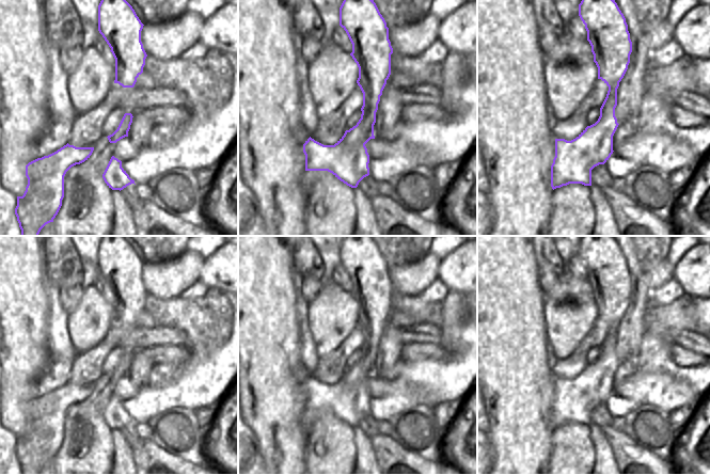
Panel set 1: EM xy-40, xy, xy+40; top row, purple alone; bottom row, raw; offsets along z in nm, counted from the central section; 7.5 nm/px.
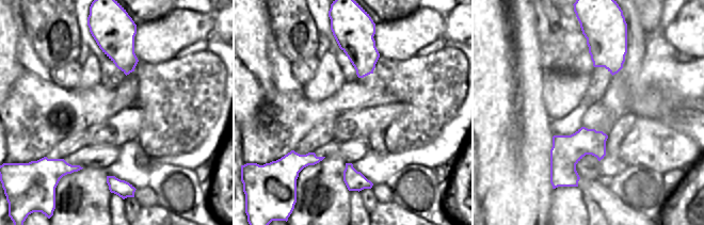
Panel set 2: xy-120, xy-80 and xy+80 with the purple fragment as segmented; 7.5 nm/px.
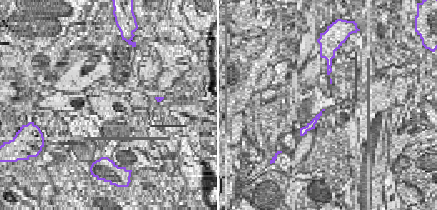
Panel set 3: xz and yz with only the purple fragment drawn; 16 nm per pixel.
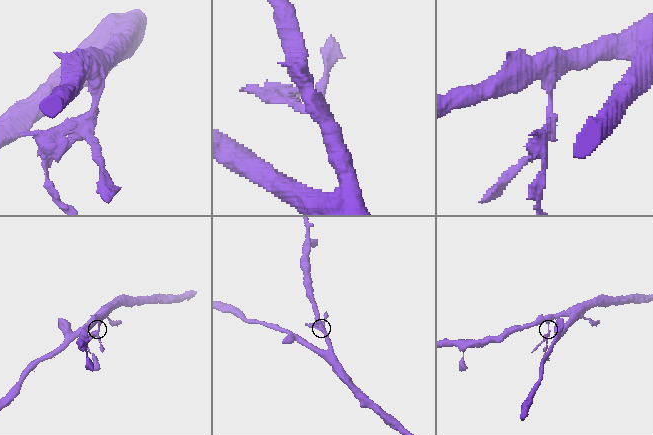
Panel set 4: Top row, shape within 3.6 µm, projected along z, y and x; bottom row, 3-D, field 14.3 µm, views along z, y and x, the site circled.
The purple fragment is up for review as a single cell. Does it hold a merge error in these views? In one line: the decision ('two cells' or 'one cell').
two cells

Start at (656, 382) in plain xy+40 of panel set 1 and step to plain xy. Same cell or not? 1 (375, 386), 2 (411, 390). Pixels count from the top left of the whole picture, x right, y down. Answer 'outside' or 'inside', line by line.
1: inside
2: inside

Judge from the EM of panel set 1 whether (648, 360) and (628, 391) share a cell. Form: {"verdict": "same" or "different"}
{"verdict": "different"}

